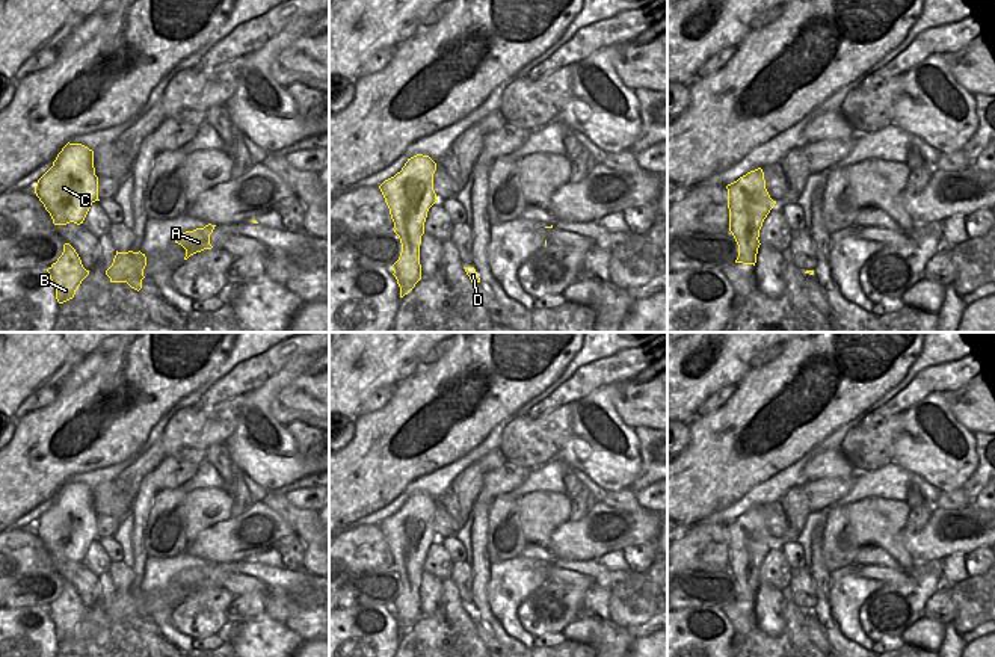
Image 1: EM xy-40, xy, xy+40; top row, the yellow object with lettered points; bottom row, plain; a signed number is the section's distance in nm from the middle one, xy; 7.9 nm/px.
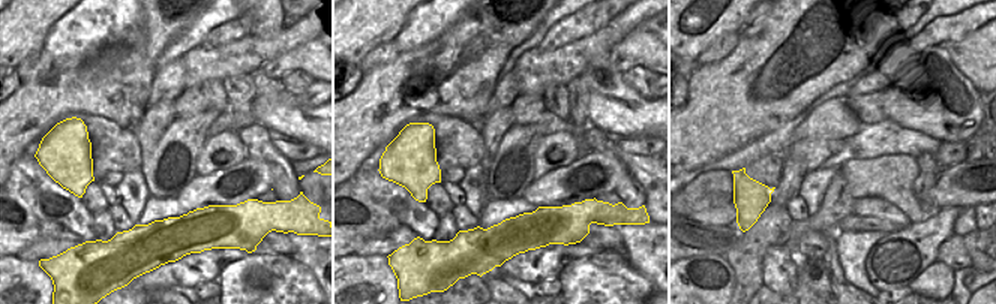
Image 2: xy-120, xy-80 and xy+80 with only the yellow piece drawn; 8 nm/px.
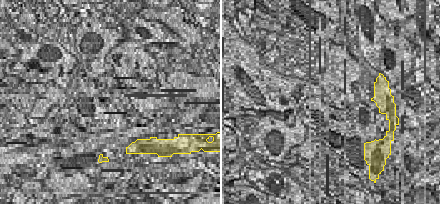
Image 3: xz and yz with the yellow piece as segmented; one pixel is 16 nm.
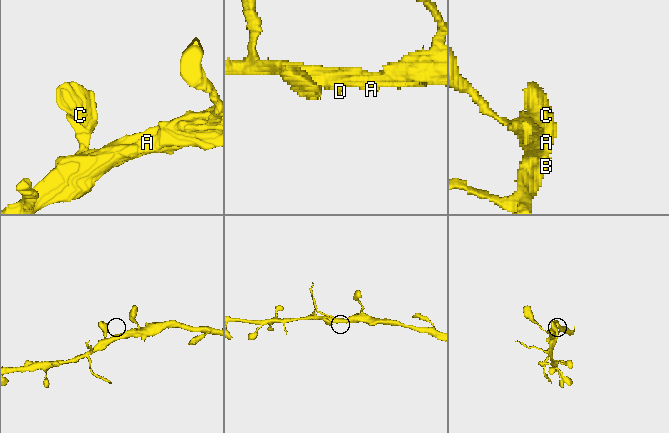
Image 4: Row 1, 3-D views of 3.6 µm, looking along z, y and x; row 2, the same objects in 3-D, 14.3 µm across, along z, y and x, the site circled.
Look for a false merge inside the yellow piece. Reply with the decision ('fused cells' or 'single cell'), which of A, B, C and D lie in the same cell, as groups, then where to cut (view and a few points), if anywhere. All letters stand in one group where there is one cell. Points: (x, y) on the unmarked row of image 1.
single cell; groups A B C D; cut none

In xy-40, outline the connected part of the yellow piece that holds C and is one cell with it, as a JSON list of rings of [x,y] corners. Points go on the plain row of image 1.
[[[68,480],[38,518],[35,532],[54,563],[83,562],[91,544],[100,539],[94,489]]]

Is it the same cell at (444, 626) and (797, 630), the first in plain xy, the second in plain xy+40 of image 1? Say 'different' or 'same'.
same

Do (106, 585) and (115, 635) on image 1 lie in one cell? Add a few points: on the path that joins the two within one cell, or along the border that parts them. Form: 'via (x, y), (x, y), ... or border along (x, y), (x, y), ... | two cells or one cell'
via (106, 597), (101, 606), (103, 623) | one cell

